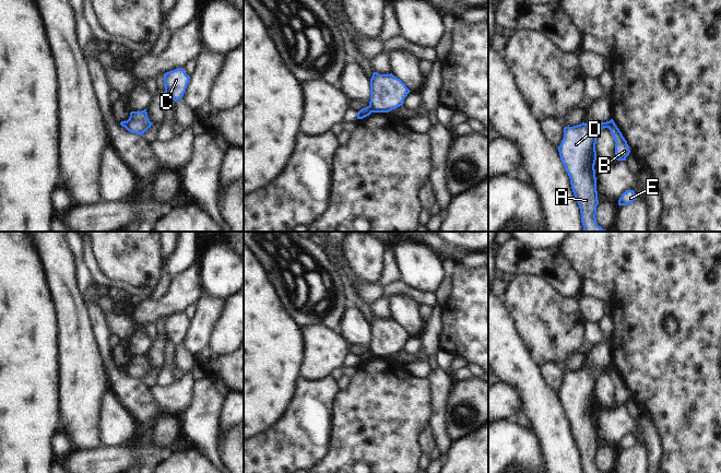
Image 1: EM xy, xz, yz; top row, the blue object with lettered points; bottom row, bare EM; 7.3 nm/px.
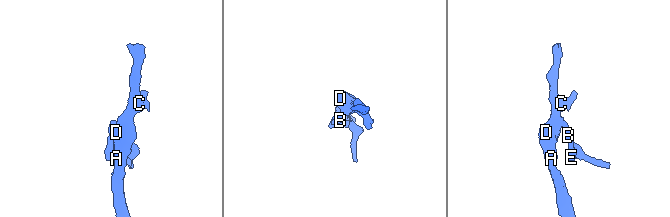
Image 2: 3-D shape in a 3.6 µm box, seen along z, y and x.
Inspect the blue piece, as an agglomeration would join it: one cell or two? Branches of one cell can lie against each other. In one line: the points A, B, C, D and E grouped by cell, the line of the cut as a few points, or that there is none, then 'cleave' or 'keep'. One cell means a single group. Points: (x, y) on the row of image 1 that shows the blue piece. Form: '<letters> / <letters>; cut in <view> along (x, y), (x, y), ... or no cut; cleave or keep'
A C D / B E; cut in xz along (369, 105), (373, 111); cleave

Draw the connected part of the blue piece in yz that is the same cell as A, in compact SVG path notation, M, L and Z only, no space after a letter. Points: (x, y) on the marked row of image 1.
M608 121L602 123L580 123L564 128L564 138L557 147L565 170L579 205L584 232L607 232L596 223L599 204L595 177L595 144L602 129L610 128Z

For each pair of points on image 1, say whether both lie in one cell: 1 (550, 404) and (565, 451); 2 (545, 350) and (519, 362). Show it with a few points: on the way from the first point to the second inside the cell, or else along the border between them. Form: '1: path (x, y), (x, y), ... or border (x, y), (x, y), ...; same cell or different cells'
1: path (550, 416), (550, 423), (556, 439); same cell
2: border (518, 334), (530, 358), (539, 367); different cells

